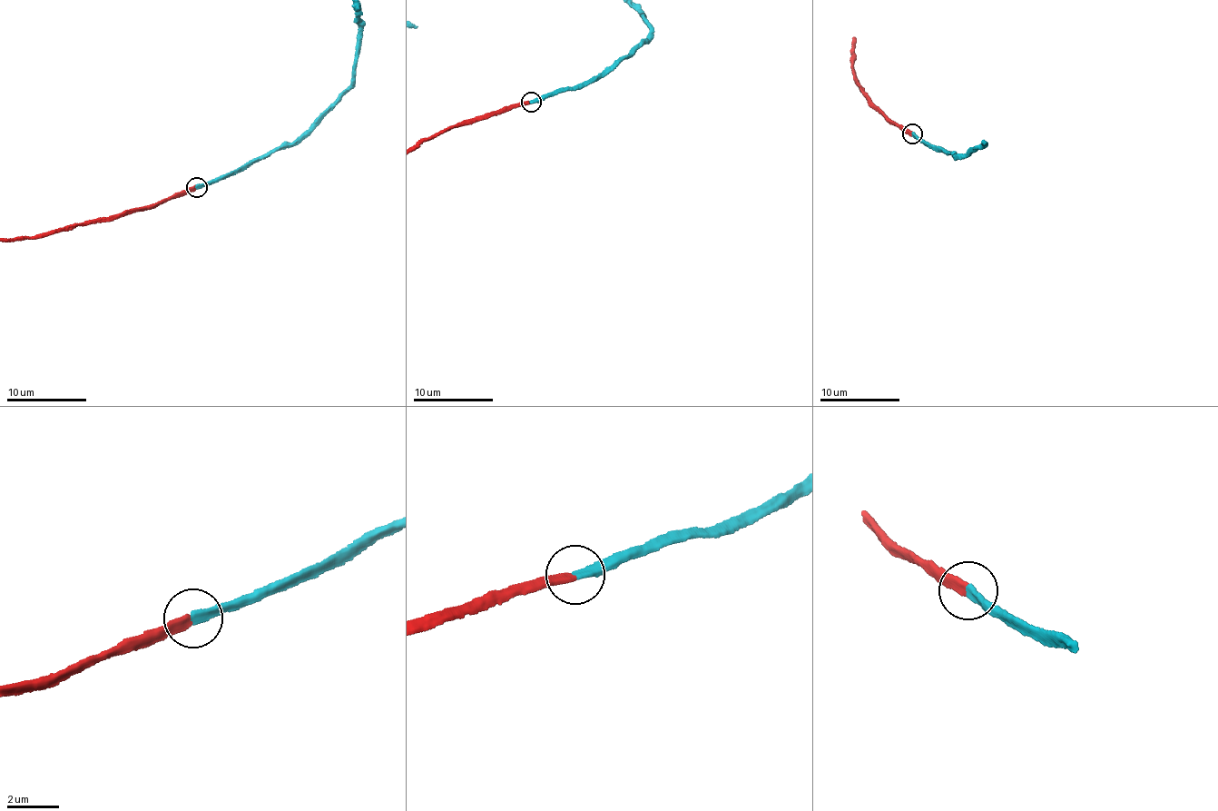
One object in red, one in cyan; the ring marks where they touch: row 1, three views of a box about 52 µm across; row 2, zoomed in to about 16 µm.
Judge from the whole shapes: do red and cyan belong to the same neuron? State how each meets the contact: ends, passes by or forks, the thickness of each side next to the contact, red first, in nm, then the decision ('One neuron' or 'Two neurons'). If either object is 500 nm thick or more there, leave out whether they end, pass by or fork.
At the ring red ends. At the ring cyan ends. Thickness 320 nm (red) against 320 nm. One neuron

